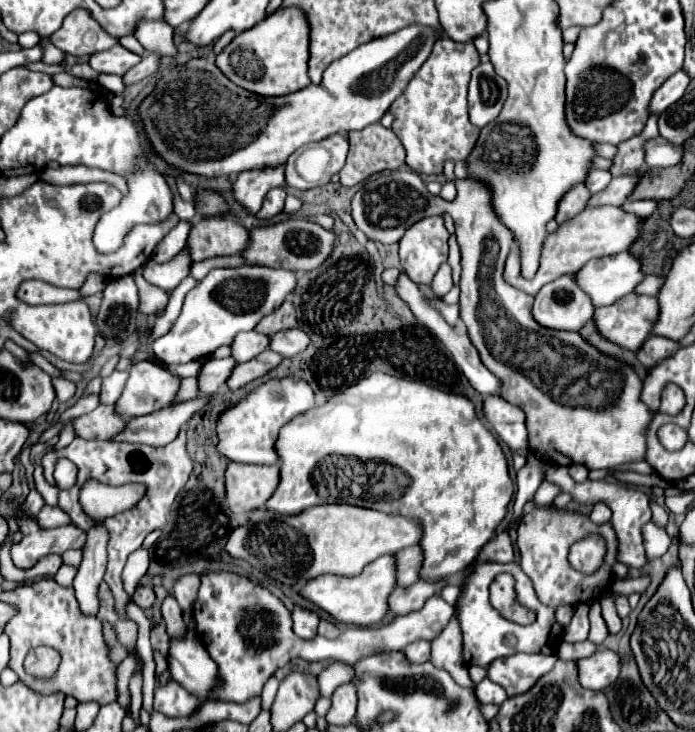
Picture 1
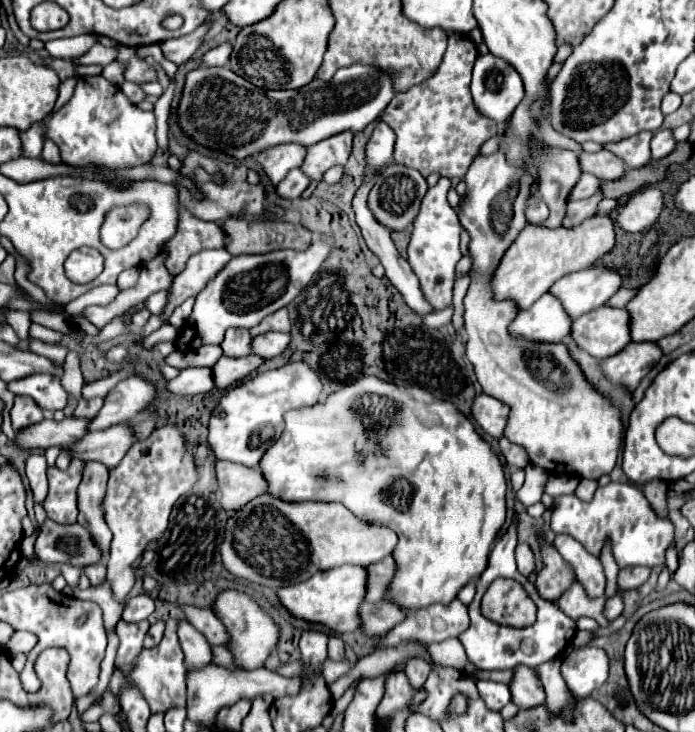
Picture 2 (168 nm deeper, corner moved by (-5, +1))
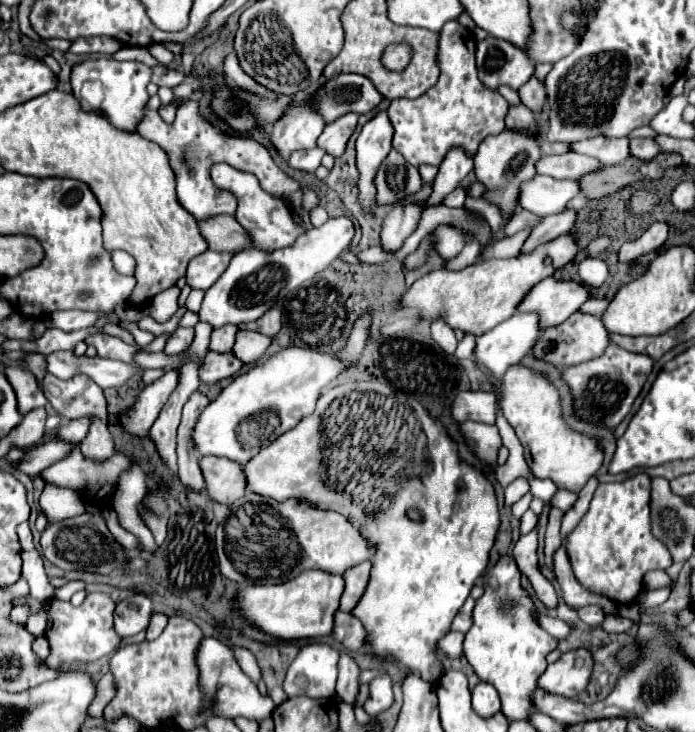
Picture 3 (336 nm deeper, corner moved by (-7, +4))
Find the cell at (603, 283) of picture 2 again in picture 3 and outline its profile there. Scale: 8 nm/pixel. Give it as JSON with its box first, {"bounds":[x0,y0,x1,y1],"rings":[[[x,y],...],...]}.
{"bounds":[518,278,588,328],"rings":[[[546,278],[530,288],[530,292],[518,304],[518,312],[536,312],[542,328],[548,328],[566,320],[588,298],[588,290],[578,282]]]}

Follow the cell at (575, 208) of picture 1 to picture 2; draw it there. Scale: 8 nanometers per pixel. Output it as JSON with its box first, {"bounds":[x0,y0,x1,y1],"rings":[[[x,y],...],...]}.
{"bounds":[530,145,582,227],"rings":[[[534,145],[530,149],[530,155],[538,171],[540,197],[546,199],[546,205],[550,209],[550,217],[542,225],[560,227],[564,221],[568,195],[572,193],[572,187],[582,175],[580,159],[574,151],[546,145]]]}

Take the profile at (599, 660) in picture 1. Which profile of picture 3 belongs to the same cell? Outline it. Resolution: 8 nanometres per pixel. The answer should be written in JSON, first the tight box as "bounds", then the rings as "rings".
{"bounds":[538,648,592,698],"rings":[[[578,648],[562,654],[538,678],[538,688],[550,694],[576,698],[588,686],[592,674],[592,656],[588,650]]]}

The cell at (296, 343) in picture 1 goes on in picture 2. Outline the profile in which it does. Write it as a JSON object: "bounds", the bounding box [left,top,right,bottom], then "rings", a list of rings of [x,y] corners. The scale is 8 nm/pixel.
{"bounds":[252,331,290,359],"rings":[[[270,331],[264,335],[254,337],[252,341],[252,351],[256,355],[262,355],[264,359],[272,359],[276,355],[282,355],[286,351],[286,347],[290,345],[290,335],[288,333],[280,333],[280,331]]]}

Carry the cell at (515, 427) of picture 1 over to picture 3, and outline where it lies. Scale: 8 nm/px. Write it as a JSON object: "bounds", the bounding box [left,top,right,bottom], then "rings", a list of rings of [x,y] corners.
{"bounds":[450,392,496,424],"rings":[[[460,392],[450,402],[450,414],[458,422],[484,422],[494,424],[496,420],[496,394],[494,392]]]}

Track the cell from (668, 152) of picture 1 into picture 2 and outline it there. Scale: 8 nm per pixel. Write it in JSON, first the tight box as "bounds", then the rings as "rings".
{"bounds":[604,131,652,169],"rings":[[[642,131],[640,135],[632,135],[632,137],[624,139],[624,141],[608,143],[608,145],[604,145],[604,149],[612,151],[620,159],[624,159],[624,163],[630,169],[638,169],[638,167],[644,167],[648,161],[652,161],[650,139],[652,139],[652,133]]]}

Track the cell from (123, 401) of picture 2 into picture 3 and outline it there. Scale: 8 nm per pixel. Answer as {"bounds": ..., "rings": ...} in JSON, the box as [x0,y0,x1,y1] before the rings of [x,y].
{"bounds":[56,418,90,444],"rings":[[[80,418],[80,420],[70,420],[64,426],[58,426],[56,430],[56,438],[60,438],[62,442],[70,442],[70,444],[78,444],[90,426],[90,418]]]}

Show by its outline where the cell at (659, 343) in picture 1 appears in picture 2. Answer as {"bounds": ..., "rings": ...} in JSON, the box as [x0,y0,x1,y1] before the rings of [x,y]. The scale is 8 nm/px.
{"bounds":[602,343,664,391],"rings":[[[630,343],[620,353],[602,361],[604,373],[614,383],[624,383],[634,391],[640,379],[660,361],[664,353],[656,343]]]}

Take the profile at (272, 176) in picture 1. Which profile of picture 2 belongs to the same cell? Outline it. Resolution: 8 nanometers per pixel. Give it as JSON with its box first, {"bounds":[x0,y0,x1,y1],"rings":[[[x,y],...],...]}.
{"bounds":[258,145,306,185],"rings":[[[278,145],[272,149],[266,149],[258,155],[258,165],[264,171],[264,175],[276,185],[280,183],[292,167],[300,167],[302,159],[306,155],[306,149],[300,145]]]}

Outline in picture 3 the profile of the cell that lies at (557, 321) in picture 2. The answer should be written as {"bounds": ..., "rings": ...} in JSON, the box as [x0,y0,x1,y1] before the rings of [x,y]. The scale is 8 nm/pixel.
{"bounds":[474,314,542,376],"rings":[[[514,314],[510,320],[504,320],[502,324],[494,326],[492,330],[484,332],[482,336],[476,338],[476,348],[474,348],[474,362],[478,368],[488,370],[490,374],[500,374],[502,368],[502,376],[506,374],[506,370],[514,364],[518,364],[524,356],[528,356],[532,352],[534,342],[538,340],[538,336],[542,334],[540,326],[538,326],[538,316],[536,314]]]}

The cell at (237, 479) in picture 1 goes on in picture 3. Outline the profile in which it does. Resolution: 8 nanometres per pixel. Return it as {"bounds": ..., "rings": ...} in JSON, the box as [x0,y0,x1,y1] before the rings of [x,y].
{"bounds":[200,456,246,506],"rings":[[[202,456],[200,470],[206,480],[206,492],[214,502],[230,506],[246,494],[246,480],[240,464],[228,458]]]}

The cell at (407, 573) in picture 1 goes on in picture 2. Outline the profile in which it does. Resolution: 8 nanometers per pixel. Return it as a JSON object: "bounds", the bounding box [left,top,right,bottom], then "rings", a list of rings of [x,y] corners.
{"bounds":[366,555,398,603],"rings":[[[388,555],[382,561],[368,567],[368,593],[366,593],[368,603],[378,603],[386,597],[388,583],[392,583],[396,569],[398,567],[396,567],[392,555]]]}

